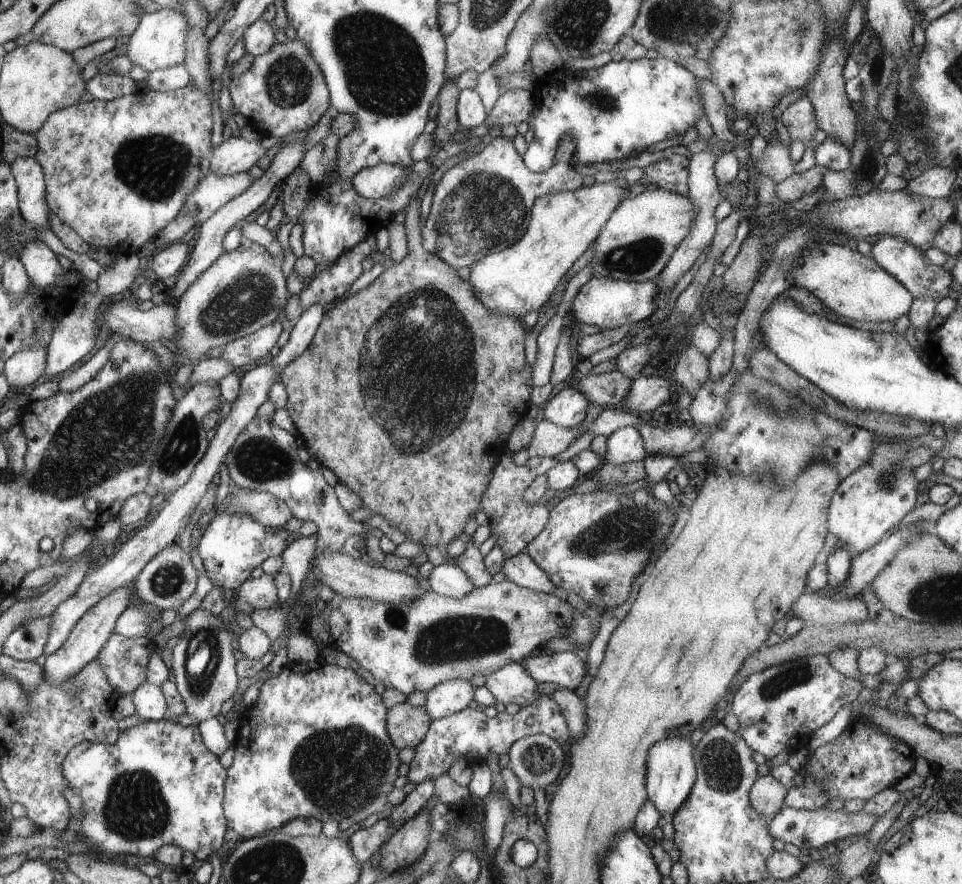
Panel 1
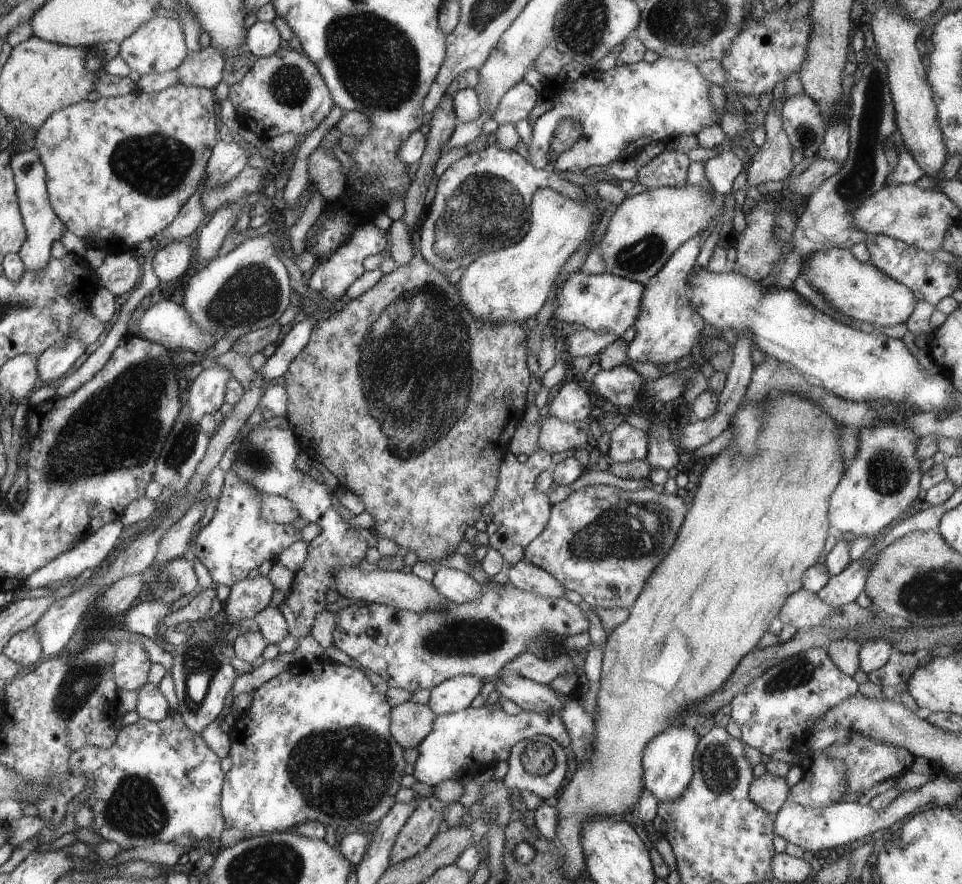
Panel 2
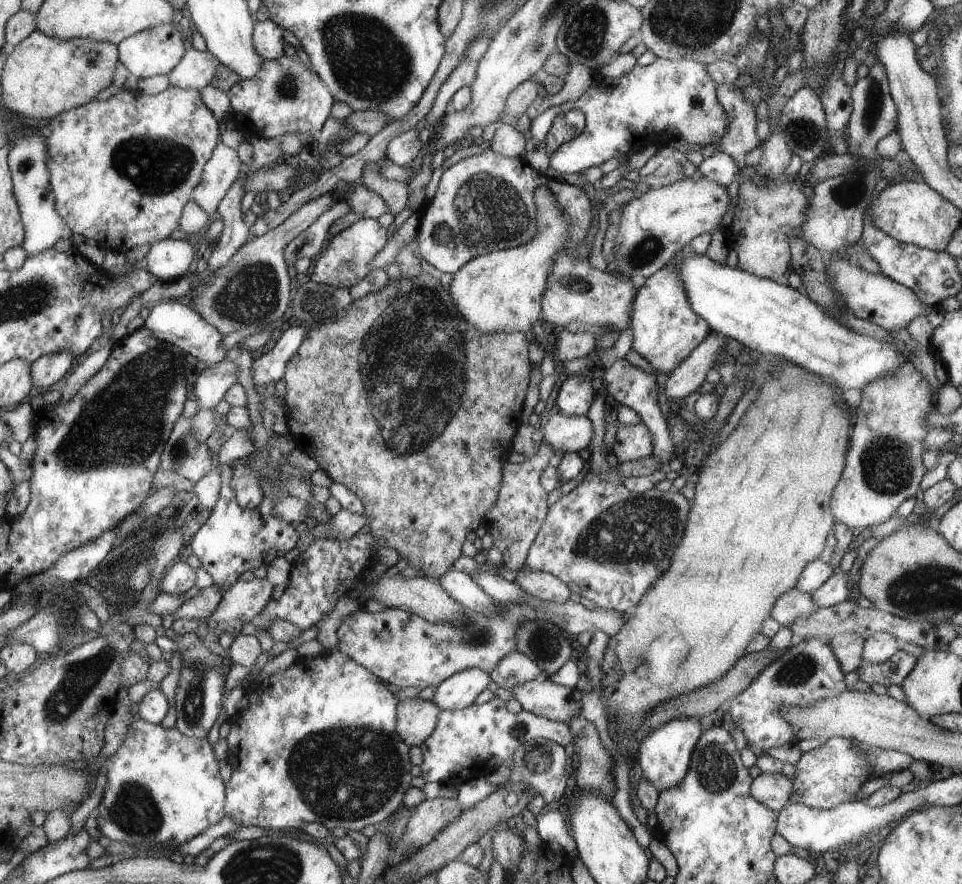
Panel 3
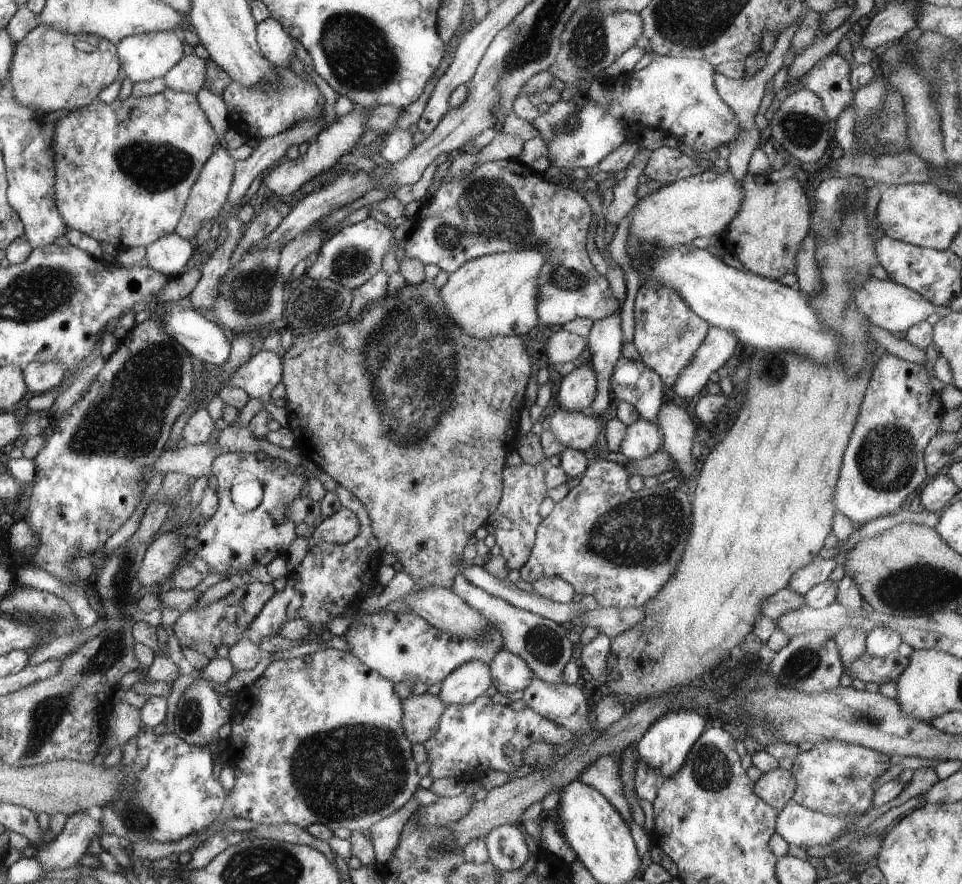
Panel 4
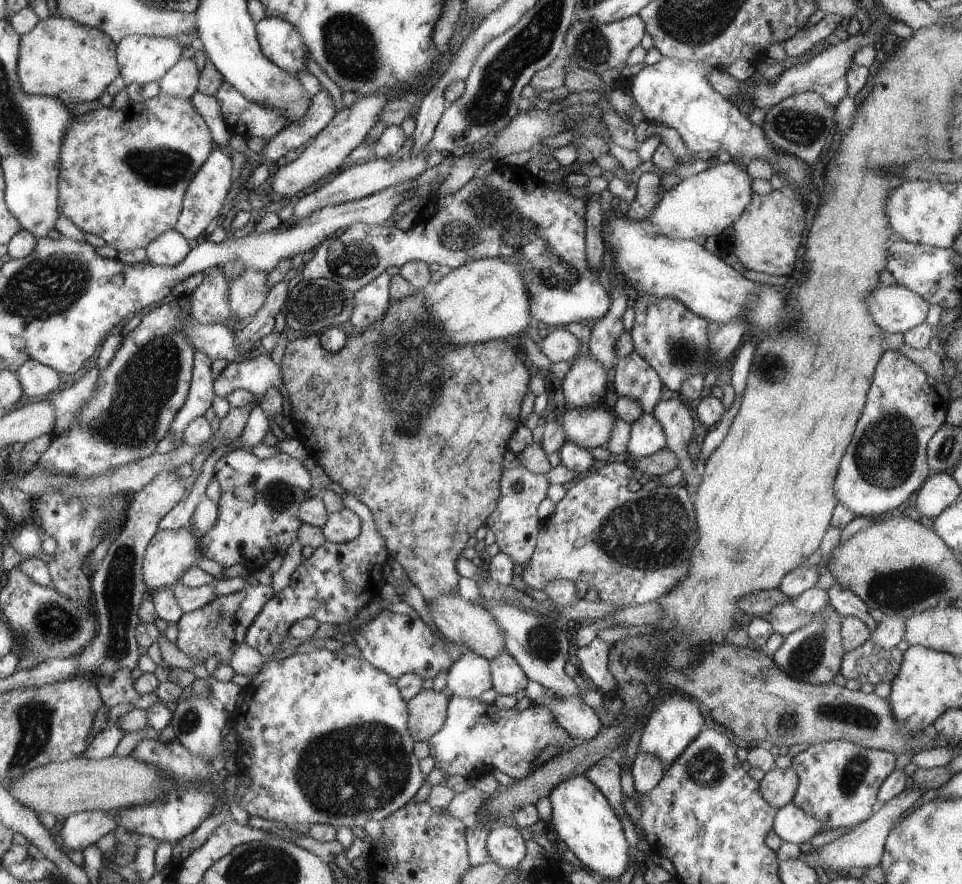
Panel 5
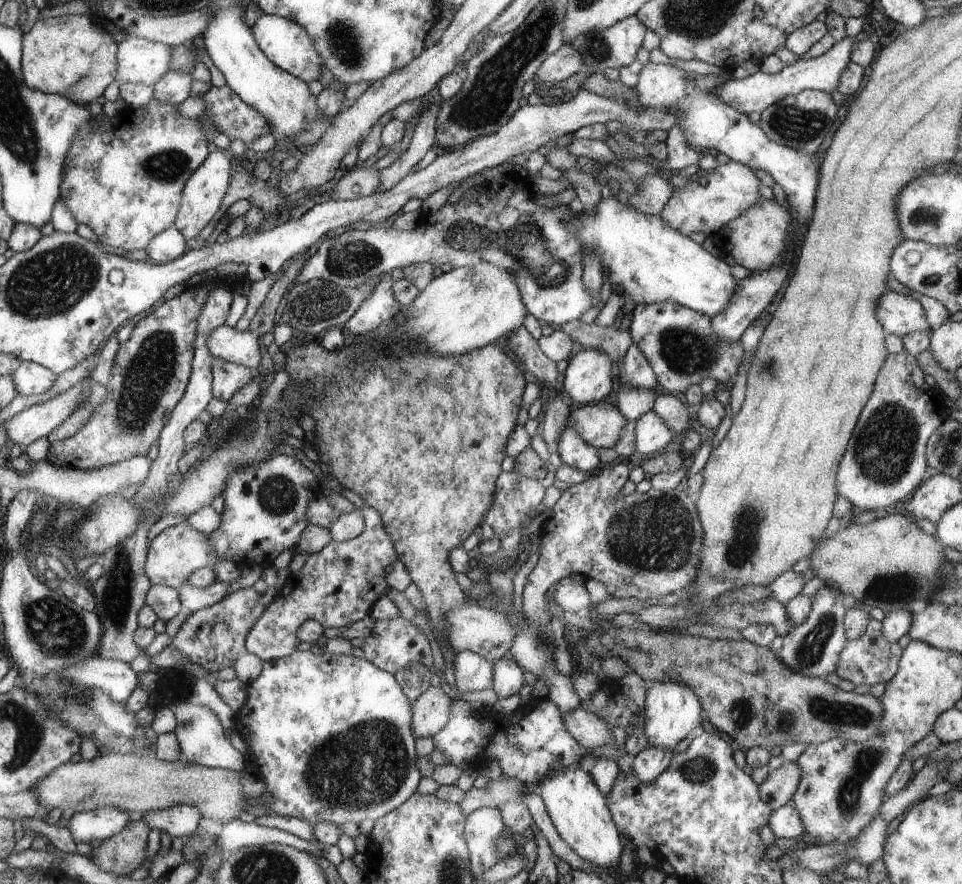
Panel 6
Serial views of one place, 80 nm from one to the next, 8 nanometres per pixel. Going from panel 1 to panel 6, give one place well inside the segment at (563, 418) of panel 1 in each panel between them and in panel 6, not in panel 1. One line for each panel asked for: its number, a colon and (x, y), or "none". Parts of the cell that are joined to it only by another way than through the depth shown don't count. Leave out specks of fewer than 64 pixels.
2: (572, 403)
3: (575, 396)
4: (577, 391)
5: (585, 385)
6: (588, 377)

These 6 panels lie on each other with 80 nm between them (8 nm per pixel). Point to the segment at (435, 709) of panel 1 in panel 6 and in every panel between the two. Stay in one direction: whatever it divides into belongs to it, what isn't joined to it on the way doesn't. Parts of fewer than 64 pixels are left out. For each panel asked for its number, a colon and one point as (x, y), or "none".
2: (455, 694)
3: (460, 690)
4: (471, 680)
5: (470, 675)
6: (472, 672)

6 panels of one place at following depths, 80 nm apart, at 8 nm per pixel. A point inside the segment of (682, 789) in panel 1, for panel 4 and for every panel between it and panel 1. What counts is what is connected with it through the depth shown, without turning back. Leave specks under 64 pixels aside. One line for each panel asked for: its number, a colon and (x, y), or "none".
2: (667, 761)
3: (664, 754)
4: (665, 745)

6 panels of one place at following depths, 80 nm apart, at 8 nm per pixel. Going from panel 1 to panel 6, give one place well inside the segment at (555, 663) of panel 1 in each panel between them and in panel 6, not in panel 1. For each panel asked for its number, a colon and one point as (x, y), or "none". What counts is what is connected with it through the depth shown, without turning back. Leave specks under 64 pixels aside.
2: (528, 665)
3: (515, 668)
4: (509, 673)
5: (507, 676)
6: (508, 675)

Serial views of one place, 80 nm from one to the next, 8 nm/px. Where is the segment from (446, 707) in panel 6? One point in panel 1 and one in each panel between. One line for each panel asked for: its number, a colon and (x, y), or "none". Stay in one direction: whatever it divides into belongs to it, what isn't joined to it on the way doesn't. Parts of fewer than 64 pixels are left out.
1: (408, 725)
2: (412, 723)
3: (417, 718)
4: (423, 712)
5: (429, 708)

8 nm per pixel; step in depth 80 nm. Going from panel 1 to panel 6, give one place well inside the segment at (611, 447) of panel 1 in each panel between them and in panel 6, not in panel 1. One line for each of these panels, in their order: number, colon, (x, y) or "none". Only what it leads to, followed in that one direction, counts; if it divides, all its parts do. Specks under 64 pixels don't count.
2: (628, 443)
3: (633, 442)
4: (643, 437)
5: (647, 435)
6: (652, 434)

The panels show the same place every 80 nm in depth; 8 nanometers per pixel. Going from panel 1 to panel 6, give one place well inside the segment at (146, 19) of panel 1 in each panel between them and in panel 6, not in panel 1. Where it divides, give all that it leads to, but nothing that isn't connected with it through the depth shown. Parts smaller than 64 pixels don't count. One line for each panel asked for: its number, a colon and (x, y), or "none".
2: (159, 46)
3: (153, 52)
4: (147, 56)
5: (143, 60)
6: (142, 61)

